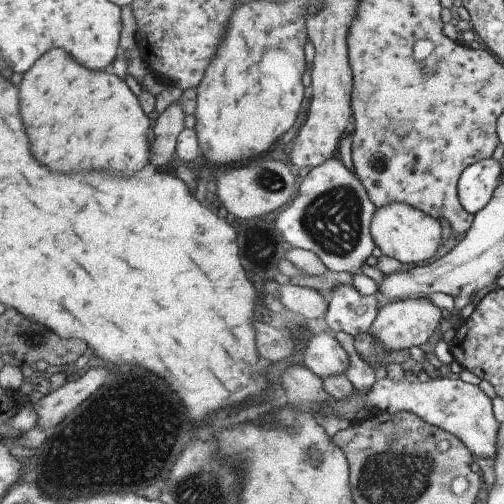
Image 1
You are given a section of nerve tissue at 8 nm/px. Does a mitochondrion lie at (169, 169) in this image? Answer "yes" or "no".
no

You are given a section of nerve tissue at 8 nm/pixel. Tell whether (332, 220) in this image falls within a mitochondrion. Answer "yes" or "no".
yes

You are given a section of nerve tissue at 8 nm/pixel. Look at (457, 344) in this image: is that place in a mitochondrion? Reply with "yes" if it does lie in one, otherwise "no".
no

